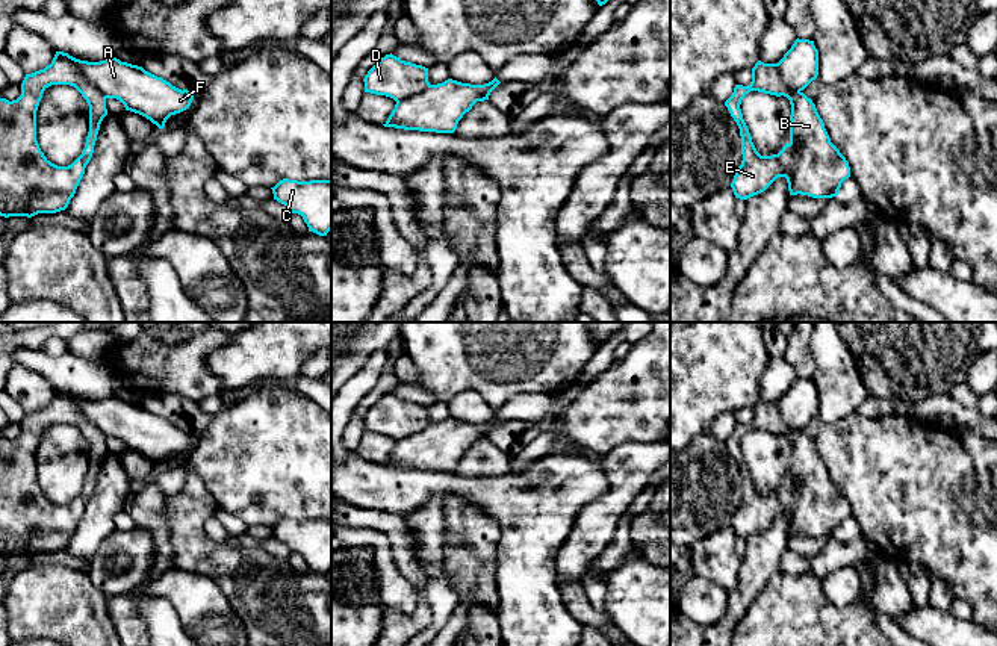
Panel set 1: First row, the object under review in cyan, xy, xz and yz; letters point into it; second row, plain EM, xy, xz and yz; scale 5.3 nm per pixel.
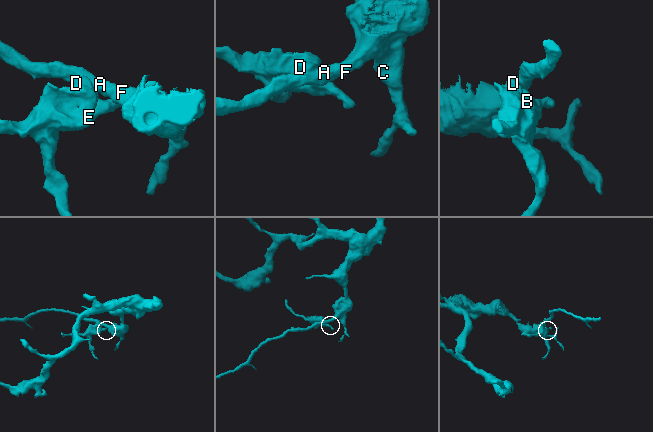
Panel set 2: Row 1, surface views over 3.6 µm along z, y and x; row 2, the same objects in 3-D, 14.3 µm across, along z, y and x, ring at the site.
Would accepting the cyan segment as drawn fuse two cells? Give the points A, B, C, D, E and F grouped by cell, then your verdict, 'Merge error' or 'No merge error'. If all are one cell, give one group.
Groups: A C F / B D E. Merge error

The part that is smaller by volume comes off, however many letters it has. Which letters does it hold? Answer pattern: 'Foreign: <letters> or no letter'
Foreign: B, D, E

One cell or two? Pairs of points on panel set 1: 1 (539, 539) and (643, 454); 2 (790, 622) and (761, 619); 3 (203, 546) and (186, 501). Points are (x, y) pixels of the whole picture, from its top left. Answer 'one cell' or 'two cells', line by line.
1: two cells
2: one cell
3: one cell

